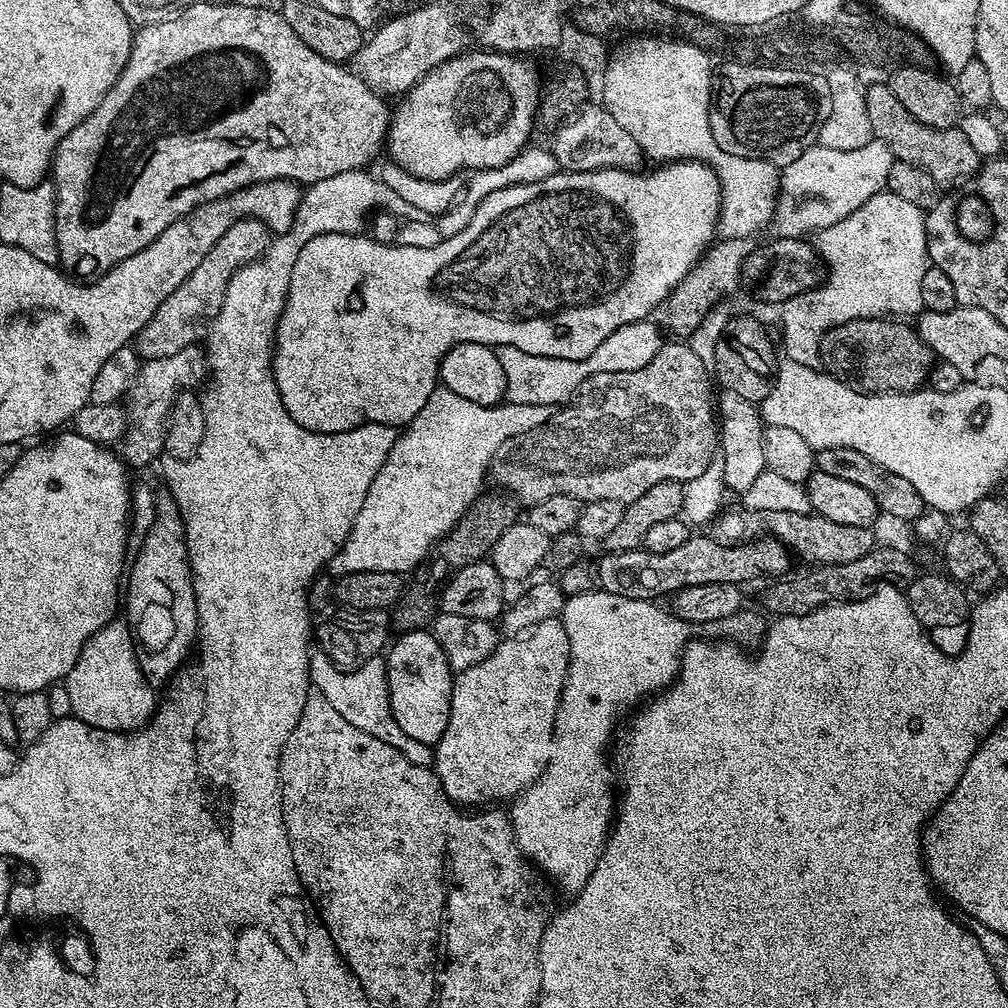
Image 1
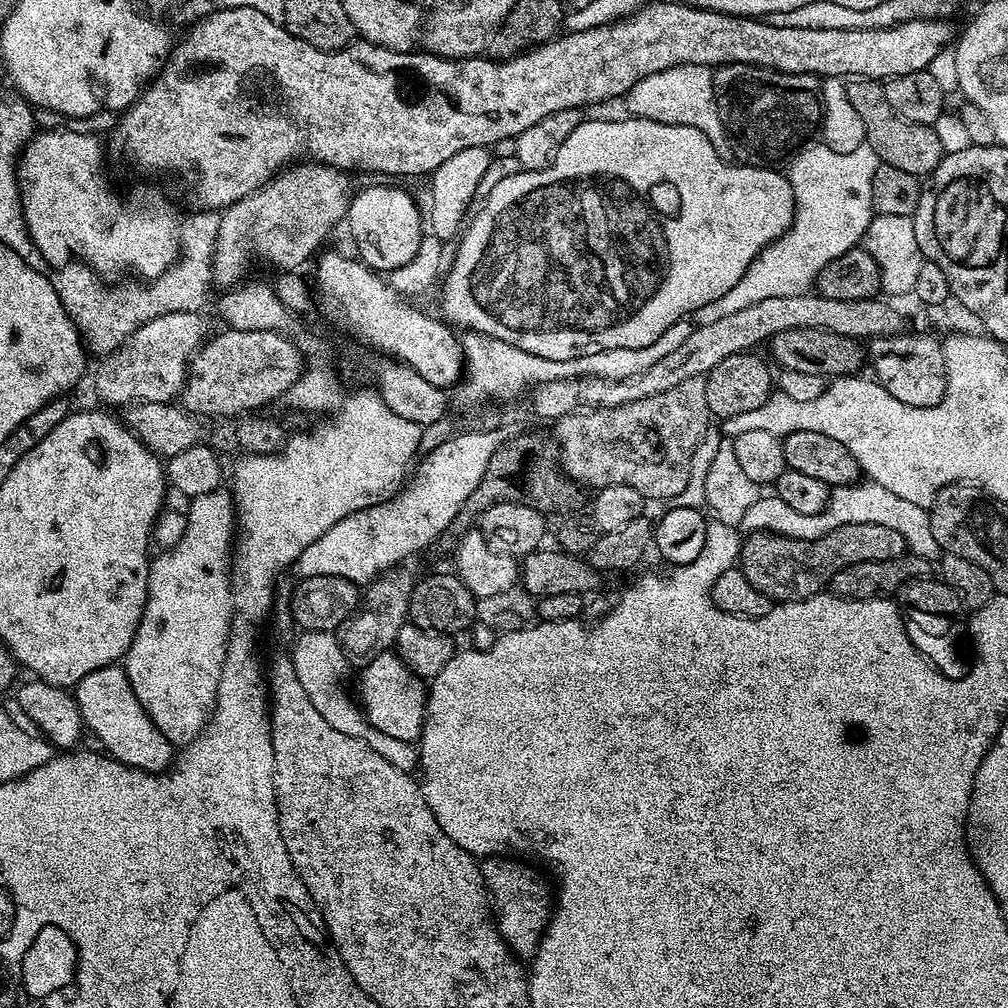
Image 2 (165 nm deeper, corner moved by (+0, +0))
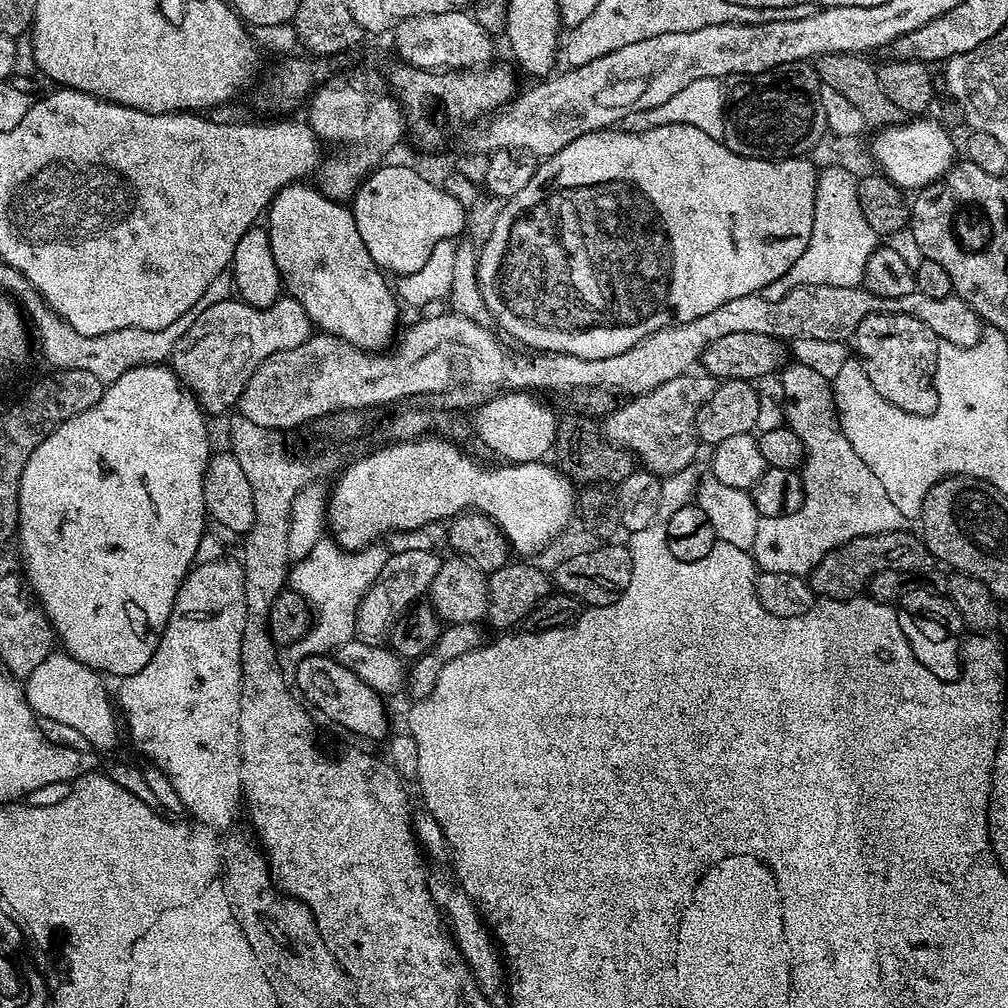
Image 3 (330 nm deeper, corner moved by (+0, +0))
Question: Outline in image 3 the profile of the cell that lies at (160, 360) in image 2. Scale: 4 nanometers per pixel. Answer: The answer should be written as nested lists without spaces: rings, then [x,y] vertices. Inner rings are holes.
[[[287,294],[268,308],[255,308],[239,298],[229,298],[209,304],[203,310],[200,321],[177,339],[170,367],[177,381],[196,397],[208,414],[235,409],[254,370],[258,370],[266,358],[300,346],[314,335],[314,325],[306,310]]]

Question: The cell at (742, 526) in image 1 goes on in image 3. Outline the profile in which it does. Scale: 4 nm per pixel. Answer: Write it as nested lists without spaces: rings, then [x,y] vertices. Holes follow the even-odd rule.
[[[908,530],[883,532],[877,536],[863,536],[846,542],[834,549],[818,566],[808,573],[806,579],[817,597],[829,600],[851,600],[859,597],[868,584],[882,570],[894,570],[901,574],[929,571],[930,553],[928,545],[919,535],[911,536]]]

